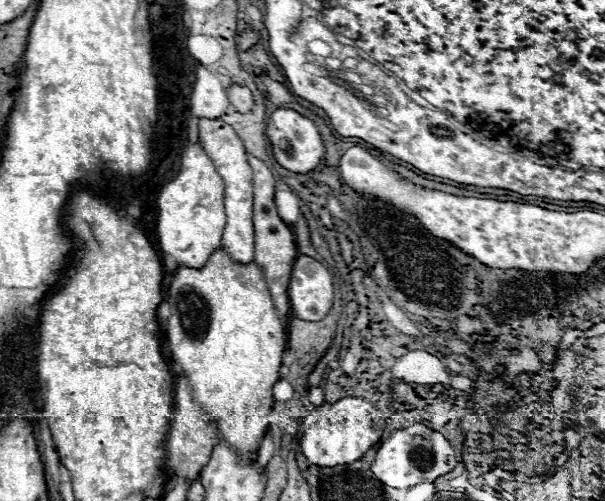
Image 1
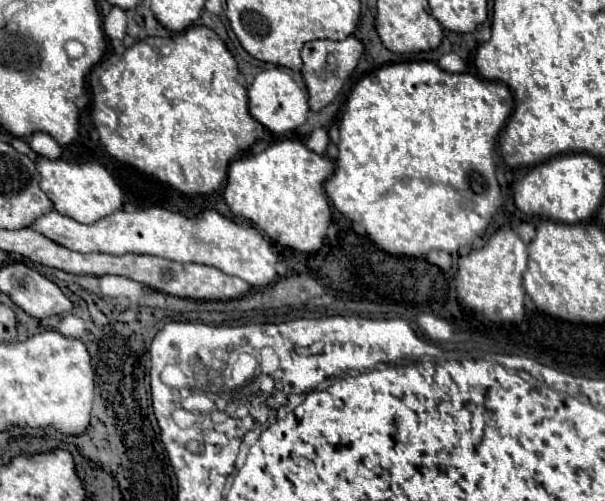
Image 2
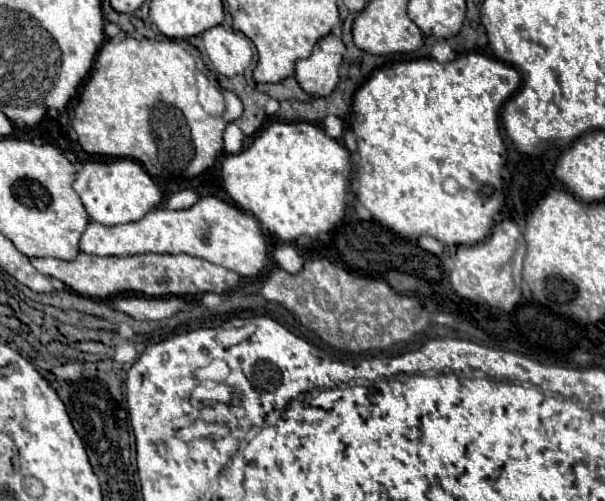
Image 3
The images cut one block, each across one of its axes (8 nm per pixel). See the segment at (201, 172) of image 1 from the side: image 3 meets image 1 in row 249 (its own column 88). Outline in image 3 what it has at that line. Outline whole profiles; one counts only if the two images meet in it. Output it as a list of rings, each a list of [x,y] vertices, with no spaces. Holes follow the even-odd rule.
[[[118,158],[112,162],[86,162],[76,172],[74,190],[78,192],[90,220],[104,226],[136,222],[162,200],[160,188],[142,164],[128,158]]]

